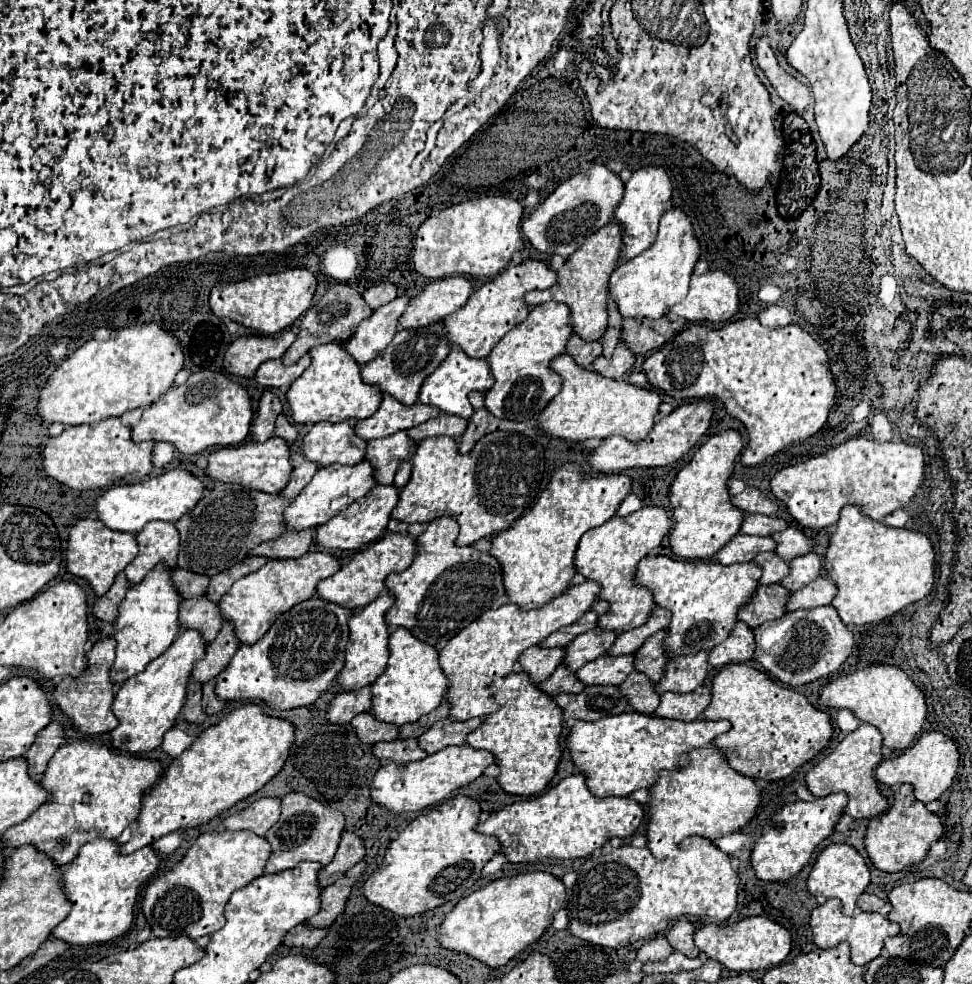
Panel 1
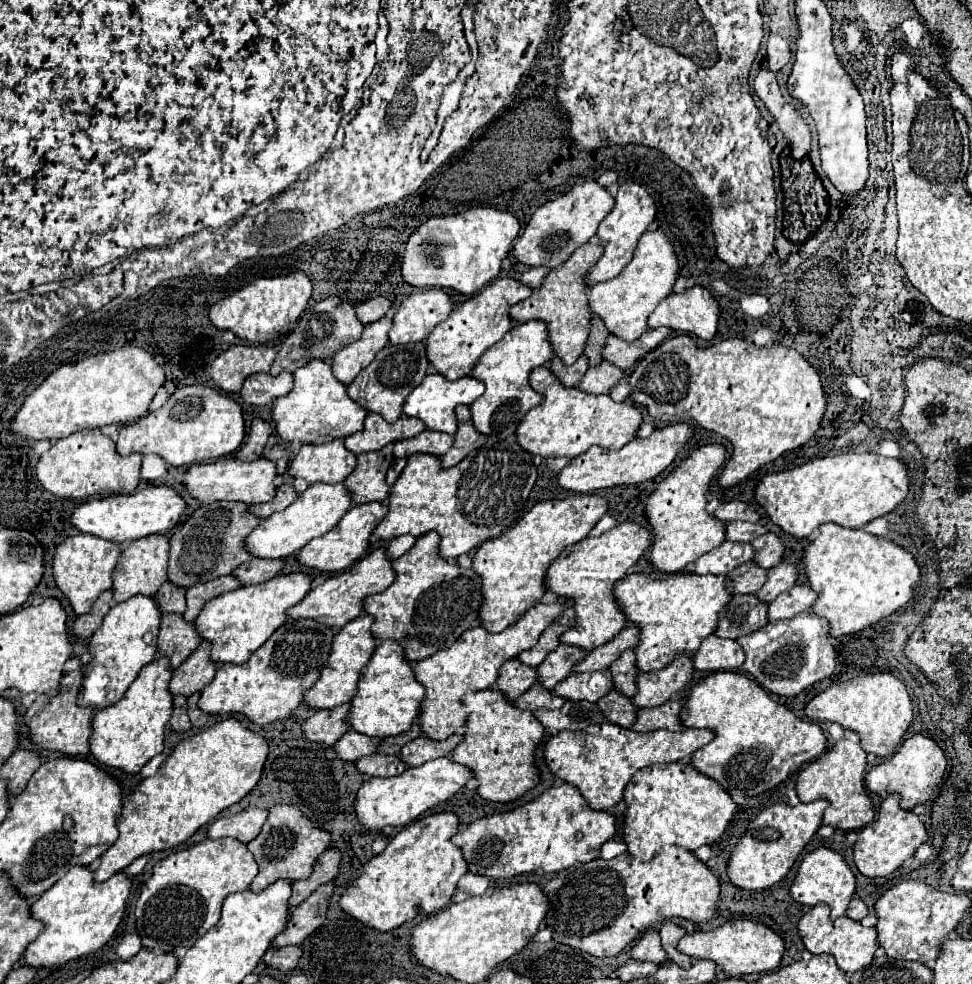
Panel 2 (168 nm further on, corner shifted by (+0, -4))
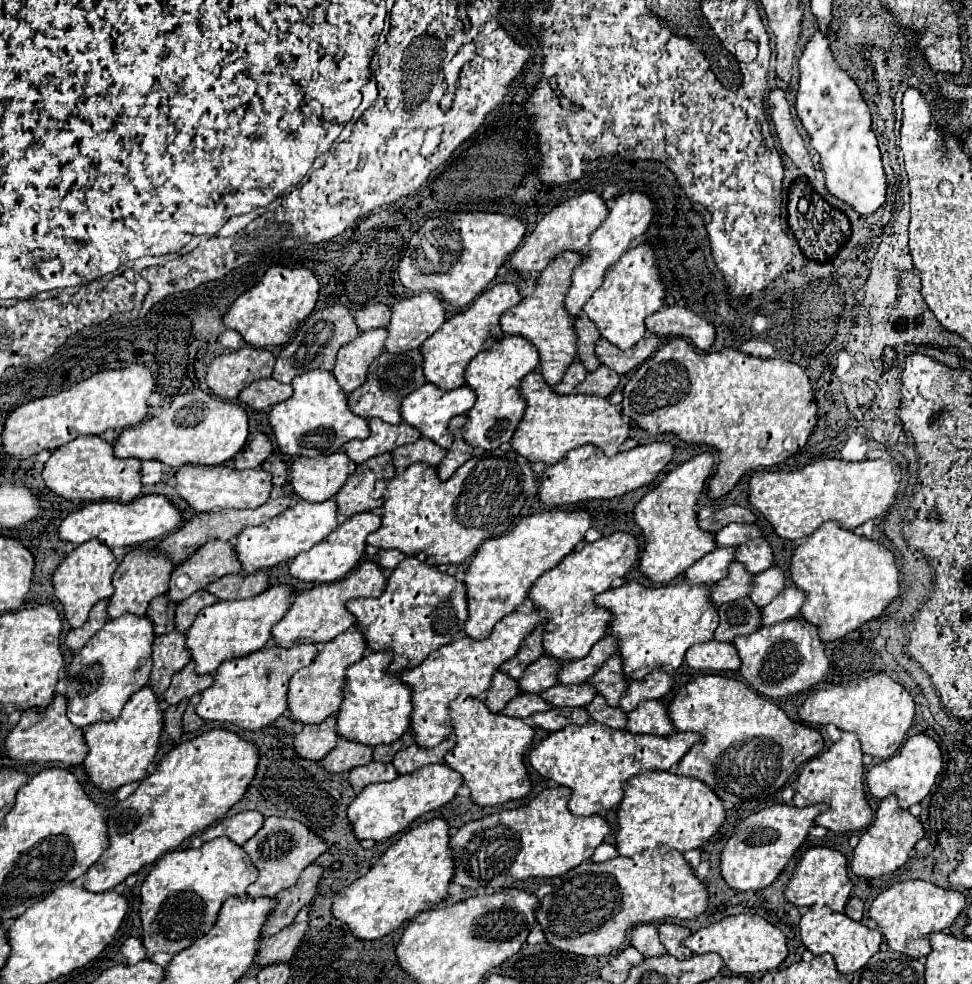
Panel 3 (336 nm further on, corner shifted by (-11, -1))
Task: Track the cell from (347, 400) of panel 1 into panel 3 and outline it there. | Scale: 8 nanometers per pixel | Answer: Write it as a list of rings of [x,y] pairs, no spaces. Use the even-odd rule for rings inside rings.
[[[309,370],[291,382],[293,396],[269,412],[269,424],[275,434],[275,448],[285,456],[317,458],[321,454],[333,454],[343,448],[345,442],[369,436],[369,424],[361,416],[355,416],[347,408],[347,396],[339,388],[335,376],[325,370]]]

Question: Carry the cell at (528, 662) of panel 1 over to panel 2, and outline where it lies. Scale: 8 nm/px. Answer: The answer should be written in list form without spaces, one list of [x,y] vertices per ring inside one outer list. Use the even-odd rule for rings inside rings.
[[[510,659],[502,665],[500,677],[496,681],[500,691],[506,691],[508,699],[518,699],[524,691],[528,691],[536,681],[536,667],[524,665],[518,659]]]

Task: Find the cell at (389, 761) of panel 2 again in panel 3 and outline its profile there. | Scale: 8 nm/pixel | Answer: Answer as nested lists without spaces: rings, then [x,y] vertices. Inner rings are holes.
[[[371,762],[367,766],[361,766],[361,768],[353,768],[349,772],[349,784],[353,788],[365,788],[373,782],[389,782],[393,780],[395,776],[399,776],[395,770],[393,770],[393,764],[379,764],[379,762]]]

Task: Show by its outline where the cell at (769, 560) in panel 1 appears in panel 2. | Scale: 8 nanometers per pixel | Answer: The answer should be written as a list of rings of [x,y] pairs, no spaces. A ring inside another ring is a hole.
[[[748,561],[730,571],[726,577],[734,581],[734,593],[758,593],[762,589],[762,583],[766,583],[766,575],[766,569],[758,567],[754,561]]]

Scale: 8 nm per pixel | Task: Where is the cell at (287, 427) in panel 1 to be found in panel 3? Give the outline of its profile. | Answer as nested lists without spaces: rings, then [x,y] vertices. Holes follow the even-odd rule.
[[[273,454],[261,468],[273,476],[273,486],[283,486],[287,482],[287,464],[279,454]]]

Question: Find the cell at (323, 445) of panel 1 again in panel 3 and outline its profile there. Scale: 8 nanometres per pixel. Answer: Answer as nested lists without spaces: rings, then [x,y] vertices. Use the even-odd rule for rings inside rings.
[[[345,452],[299,458],[291,466],[291,486],[301,500],[323,502],[333,498],[353,472],[355,464],[345,456]]]

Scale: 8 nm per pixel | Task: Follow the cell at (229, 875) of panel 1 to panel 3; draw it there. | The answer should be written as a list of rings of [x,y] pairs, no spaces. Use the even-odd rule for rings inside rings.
[[[215,838],[197,850],[189,848],[165,854],[141,886],[141,940],[147,956],[155,952],[177,954],[181,948],[205,936],[205,932],[213,928],[221,904],[229,896],[245,894],[247,886],[257,880],[257,874],[245,850],[229,838]]]

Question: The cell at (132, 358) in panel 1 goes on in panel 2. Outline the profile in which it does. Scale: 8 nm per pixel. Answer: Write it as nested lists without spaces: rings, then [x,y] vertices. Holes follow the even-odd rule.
[[[124,345],[114,351],[96,353],[50,373],[48,379],[24,399],[10,431],[28,441],[58,441],[82,429],[96,429],[110,423],[132,423],[148,413],[148,405],[164,381],[164,367],[142,347]],[[126,347],[130,347],[130,359],[122,359],[122,353],[118,353],[126,351]]]

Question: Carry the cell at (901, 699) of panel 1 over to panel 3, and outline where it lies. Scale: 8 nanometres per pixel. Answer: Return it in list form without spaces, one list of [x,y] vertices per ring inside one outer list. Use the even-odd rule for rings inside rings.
[[[885,674],[856,678],[825,690],[817,690],[799,708],[799,718],[807,724],[819,724],[819,726],[835,724],[839,730],[855,732],[863,754],[881,760],[893,756],[901,748],[901,742],[913,722],[913,716],[915,716],[913,698],[901,684],[893,682]]]

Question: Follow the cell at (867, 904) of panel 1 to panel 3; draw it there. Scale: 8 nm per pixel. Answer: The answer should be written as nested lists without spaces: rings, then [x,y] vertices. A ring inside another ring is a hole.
[[[851,898],[847,904],[845,904],[845,914],[849,914],[849,918],[851,920],[855,920],[855,922],[859,922],[861,920],[861,916],[863,916],[863,902],[859,900],[859,898]]]

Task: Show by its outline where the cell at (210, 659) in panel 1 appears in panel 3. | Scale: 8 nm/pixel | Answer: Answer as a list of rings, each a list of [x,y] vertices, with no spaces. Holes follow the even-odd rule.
[[[189,662],[183,670],[179,670],[179,672],[173,676],[171,686],[169,686],[167,692],[165,692],[165,702],[167,702],[167,704],[179,704],[181,700],[191,698],[193,694],[199,694],[199,692],[203,692],[205,688],[209,688],[209,686],[213,684],[213,676],[211,676],[211,674],[197,676],[193,666],[195,666],[195,664]]]

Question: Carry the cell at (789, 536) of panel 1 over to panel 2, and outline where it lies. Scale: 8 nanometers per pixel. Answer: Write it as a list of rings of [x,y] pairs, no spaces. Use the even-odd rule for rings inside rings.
[[[766,533],[766,535],[760,535],[758,539],[752,541],[754,549],[756,549],[756,555],[754,555],[754,561],[764,567],[764,569],[772,569],[774,565],[778,565],[784,557],[784,543],[782,539],[776,535],[776,533]]]

